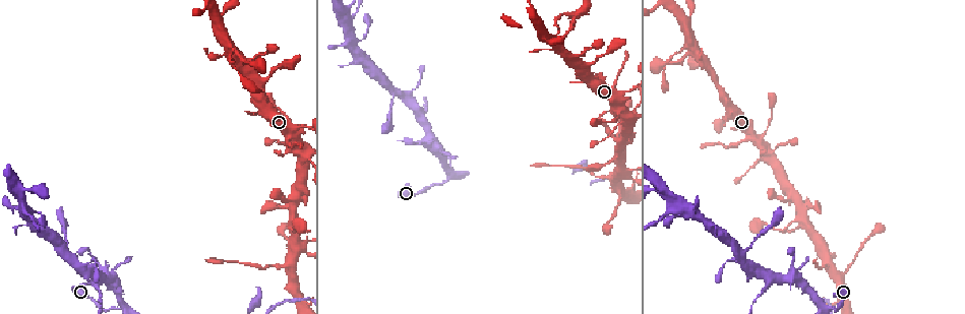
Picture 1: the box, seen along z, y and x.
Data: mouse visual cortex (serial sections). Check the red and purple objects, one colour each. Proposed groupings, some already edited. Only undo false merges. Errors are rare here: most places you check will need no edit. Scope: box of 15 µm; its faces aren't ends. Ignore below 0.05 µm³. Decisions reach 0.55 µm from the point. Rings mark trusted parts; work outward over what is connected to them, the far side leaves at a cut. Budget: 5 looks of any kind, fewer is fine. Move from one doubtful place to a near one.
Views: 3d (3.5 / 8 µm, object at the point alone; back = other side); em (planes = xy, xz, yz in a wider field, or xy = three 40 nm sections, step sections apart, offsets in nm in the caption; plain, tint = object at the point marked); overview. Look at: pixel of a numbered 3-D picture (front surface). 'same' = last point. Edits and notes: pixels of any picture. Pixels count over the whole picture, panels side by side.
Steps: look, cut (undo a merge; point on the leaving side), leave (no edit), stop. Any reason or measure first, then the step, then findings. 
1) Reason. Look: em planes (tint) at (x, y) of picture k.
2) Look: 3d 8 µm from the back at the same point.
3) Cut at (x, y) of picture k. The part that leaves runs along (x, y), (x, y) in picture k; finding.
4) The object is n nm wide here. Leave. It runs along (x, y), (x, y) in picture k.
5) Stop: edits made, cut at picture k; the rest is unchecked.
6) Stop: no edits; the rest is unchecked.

Thick turns thin. Look: 3d 8 µm at (619, 108) of picture 1.

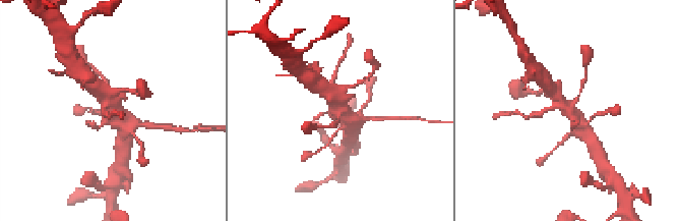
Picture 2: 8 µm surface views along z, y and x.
Look: 3d 3.5 µm at (567, 111) of picture 2.

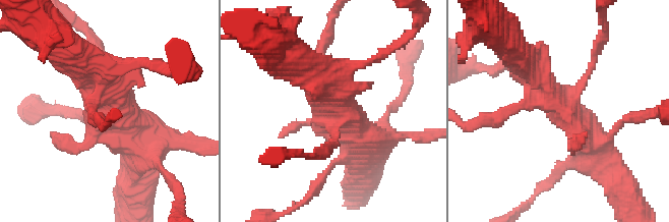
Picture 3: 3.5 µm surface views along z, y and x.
Shape alone is not enough. Look: em xy step 2 (tint) at (112, 105) of picture 3.

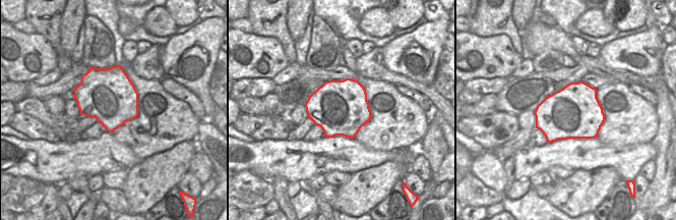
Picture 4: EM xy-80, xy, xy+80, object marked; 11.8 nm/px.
Leave. It runs along (525, 60), (597, 151) in picture 3; continuous, no second cell.

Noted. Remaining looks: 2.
Sudden change in width. Look: 3d 3.5 µm from the back at (233, 54) of picture 1.

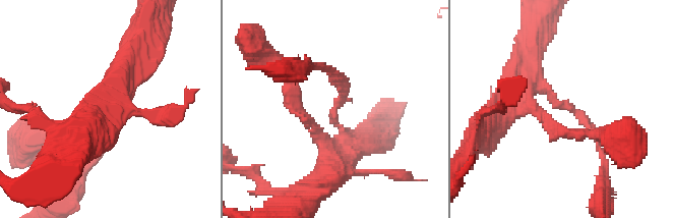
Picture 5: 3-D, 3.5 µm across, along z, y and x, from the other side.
Look: em xy step 5 (tint) at (334, 112) of picture 5.

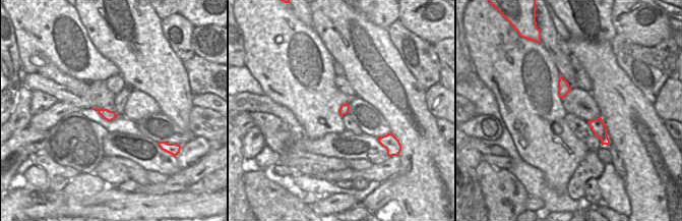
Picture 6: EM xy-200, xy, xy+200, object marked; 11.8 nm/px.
Cut at (576, 112) of picture 5. The part that leaves runs along (336, 123), (343, 90), (320, 66) in picture 5; two cells meet here.

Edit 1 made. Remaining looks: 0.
Stop: edits made, cut at picture 5; the rest is unchecked.

